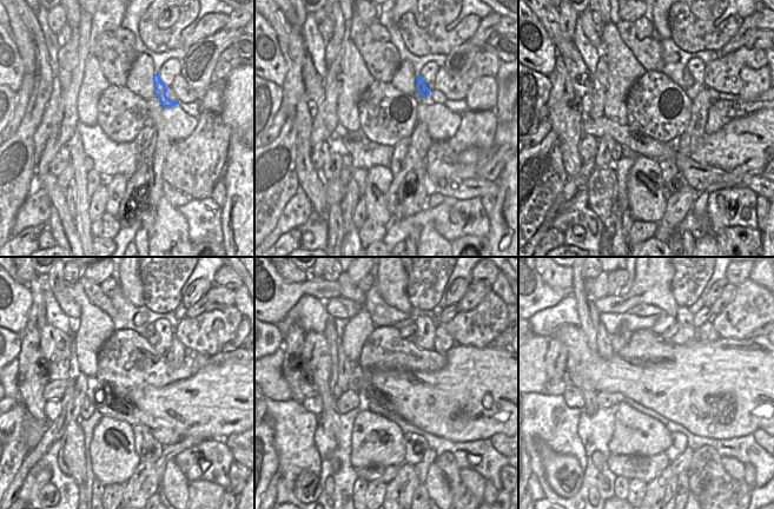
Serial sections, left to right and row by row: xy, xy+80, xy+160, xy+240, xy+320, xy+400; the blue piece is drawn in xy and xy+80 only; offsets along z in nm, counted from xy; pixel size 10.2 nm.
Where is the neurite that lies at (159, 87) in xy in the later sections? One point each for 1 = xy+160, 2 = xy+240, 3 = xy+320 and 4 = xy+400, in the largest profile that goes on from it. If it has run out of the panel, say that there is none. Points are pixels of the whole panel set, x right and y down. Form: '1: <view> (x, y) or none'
1: xy+160 (686, 74)
2: xy+240 (151, 335)
3: xy+320 (408, 330)
4: xy+400 (666, 326)

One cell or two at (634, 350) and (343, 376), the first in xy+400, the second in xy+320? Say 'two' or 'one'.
two

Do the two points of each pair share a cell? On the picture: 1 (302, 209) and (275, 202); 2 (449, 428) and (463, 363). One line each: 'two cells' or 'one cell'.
1: two cells
2: one cell

